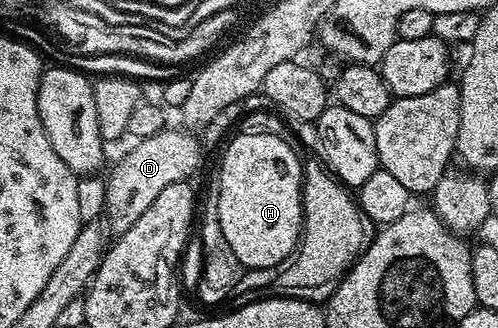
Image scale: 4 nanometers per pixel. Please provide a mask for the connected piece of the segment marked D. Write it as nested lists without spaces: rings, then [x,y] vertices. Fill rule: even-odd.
[[[165,128],[158,134],[148,136],[147,138],[137,139],[135,145],[111,168],[110,174],[105,175],[106,179],[106,206],[104,209],[105,217],[110,217],[108,226],[115,235],[122,234],[140,216],[144,216],[144,211],[152,205],[152,200],[168,188],[168,184],[185,182],[193,179],[193,174],[197,172],[198,165],[202,162],[204,151],[200,145],[199,139],[194,138],[193,133],[184,132],[181,134],[178,130]]]

